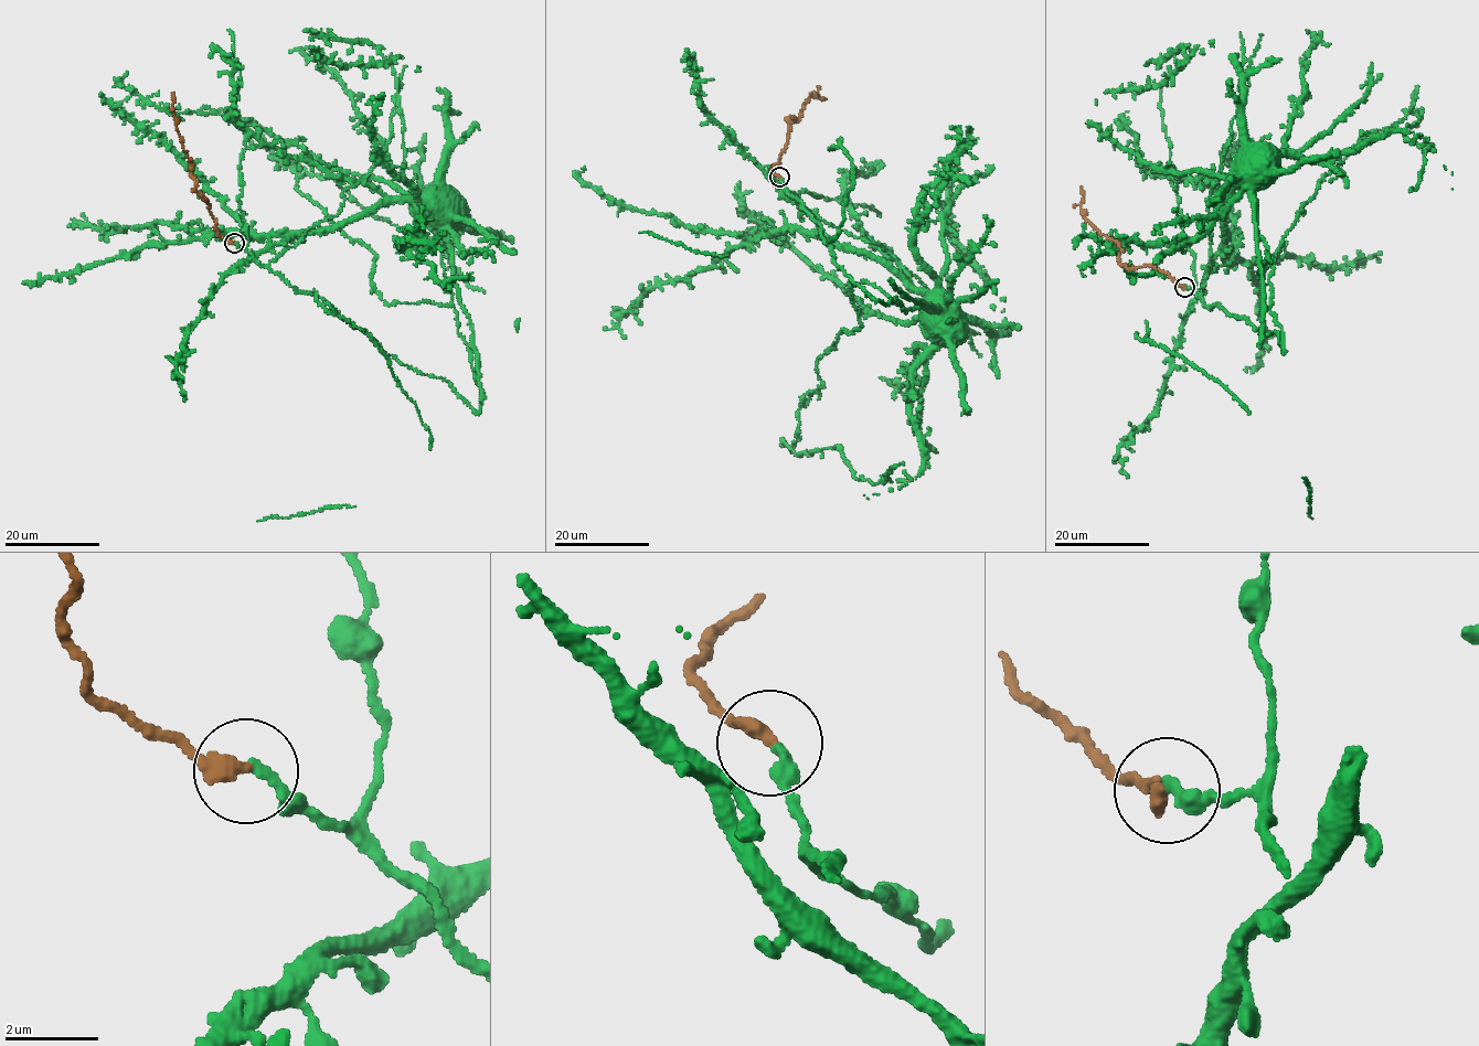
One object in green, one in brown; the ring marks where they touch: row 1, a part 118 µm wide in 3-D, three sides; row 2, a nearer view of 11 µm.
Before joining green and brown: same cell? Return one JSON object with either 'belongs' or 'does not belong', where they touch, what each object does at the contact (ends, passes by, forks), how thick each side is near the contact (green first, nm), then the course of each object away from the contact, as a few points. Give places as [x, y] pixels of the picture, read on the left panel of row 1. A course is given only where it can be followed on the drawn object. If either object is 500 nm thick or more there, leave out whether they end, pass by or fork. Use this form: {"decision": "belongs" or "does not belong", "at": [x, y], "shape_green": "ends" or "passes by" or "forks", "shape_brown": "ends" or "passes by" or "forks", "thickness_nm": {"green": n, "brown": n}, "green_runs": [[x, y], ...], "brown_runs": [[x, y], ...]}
{"decision": "belongs", "at": [234, 243], "shape_green": "ends", "shape_brown": "ends", "thickness_nm": {"green": 240, "brown": 360}, "green_runs": [[234, 242], [265, 265], [308, 228], [339, 213], [342, 191], [359, 182], [391, 198], [427, 199]], "brown_runs": [[234, 242], [219, 234], [208, 202], [195, 190], [190, 160], [176, 128], [173, 93]]}

